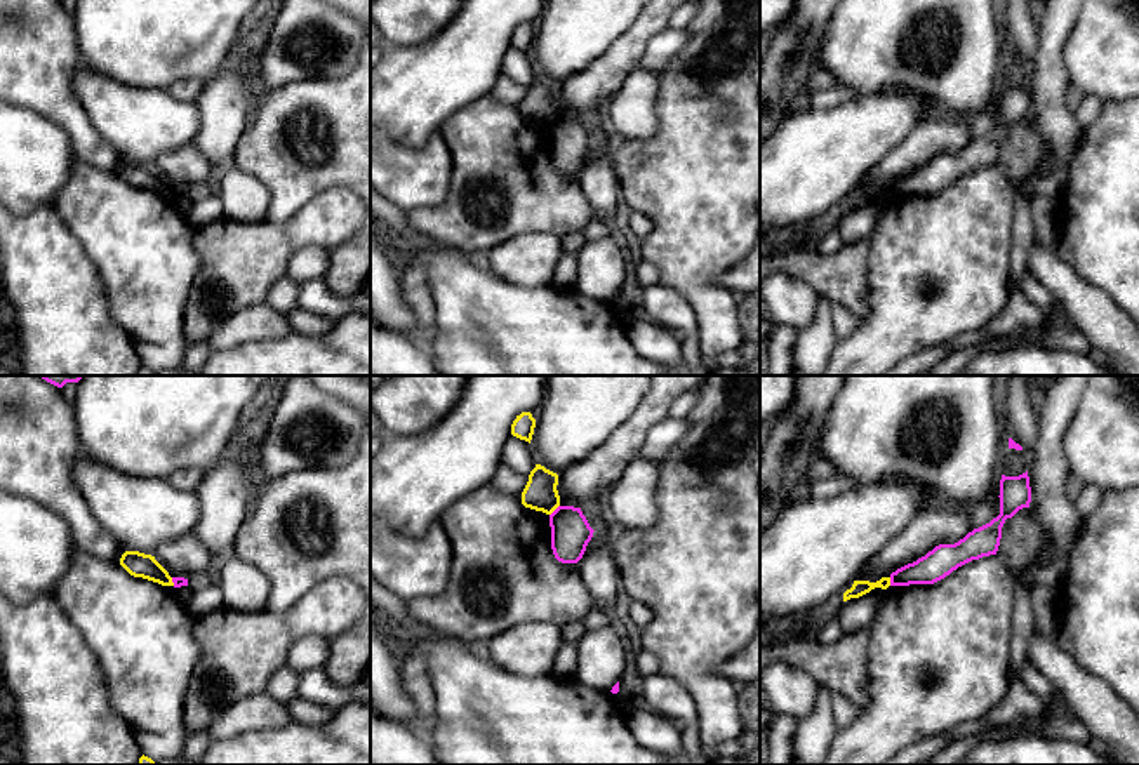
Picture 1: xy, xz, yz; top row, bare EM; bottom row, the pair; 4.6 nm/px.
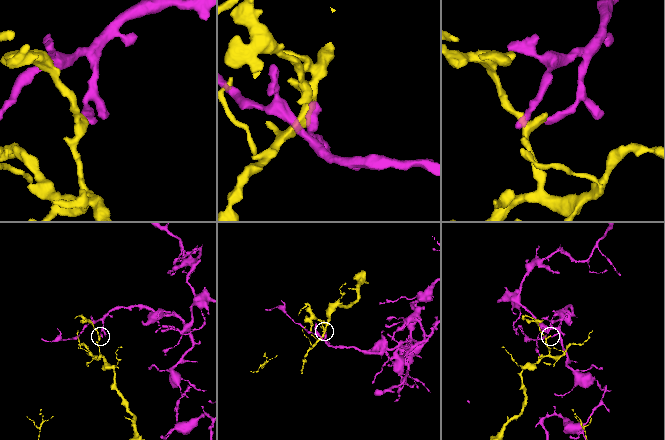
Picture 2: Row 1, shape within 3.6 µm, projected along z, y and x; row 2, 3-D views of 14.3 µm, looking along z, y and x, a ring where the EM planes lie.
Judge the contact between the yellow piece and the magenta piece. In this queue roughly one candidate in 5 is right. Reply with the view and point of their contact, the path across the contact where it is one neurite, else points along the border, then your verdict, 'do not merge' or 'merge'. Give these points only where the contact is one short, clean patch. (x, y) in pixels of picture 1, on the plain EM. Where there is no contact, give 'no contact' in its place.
contact xz (555, 119); border xz (559, 115), (550, 126); do not merge

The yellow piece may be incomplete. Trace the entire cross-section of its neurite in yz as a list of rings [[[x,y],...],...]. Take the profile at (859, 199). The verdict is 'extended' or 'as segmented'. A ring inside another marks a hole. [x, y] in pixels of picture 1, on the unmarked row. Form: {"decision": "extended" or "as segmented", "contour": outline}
{"decision": "as segmented", "contour": [[[882,188],[876,193],[869,193],[869,191],[854,191],[852,198],[847,200],[843,203],[843,212],[850,210],[850,209],[859,209],[866,203],[869,203],[875,198],[882,198],[887,200],[890,196],[890,188]]]}

